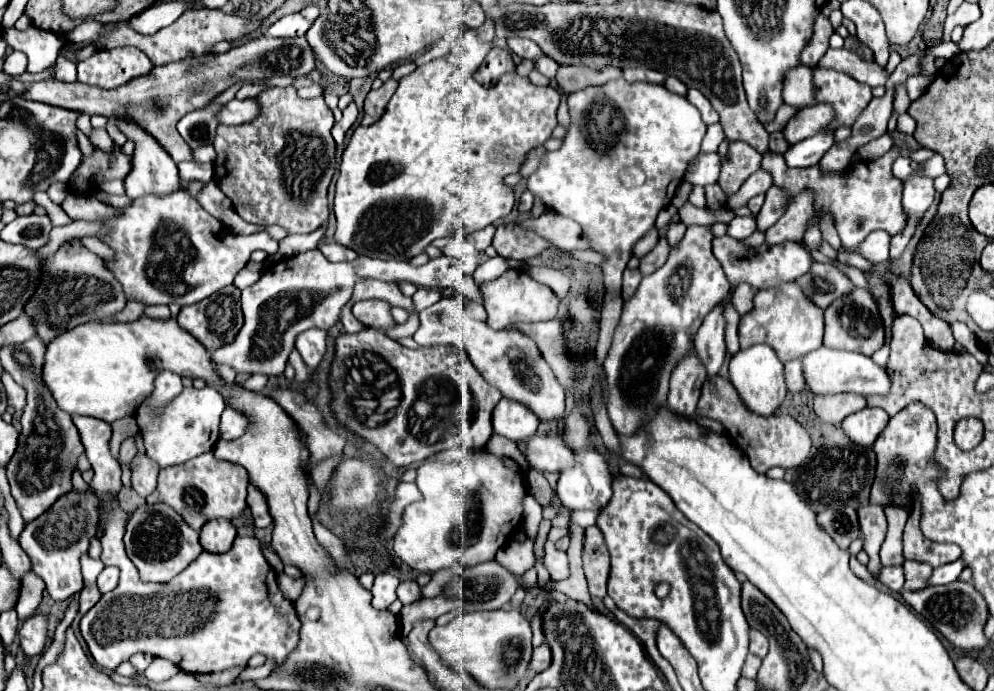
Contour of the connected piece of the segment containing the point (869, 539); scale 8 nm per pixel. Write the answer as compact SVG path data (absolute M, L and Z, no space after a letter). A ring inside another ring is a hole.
M873 504L861 506L857 510L859 514L859 524L861 524L861 536L863 536L863 550L869 554L869 564L867 568L871 570L871 574L875 576L881 568L879 562L879 548L885 540L885 532L887 532L887 520L885 520L885 512L883 508L877 508Z

